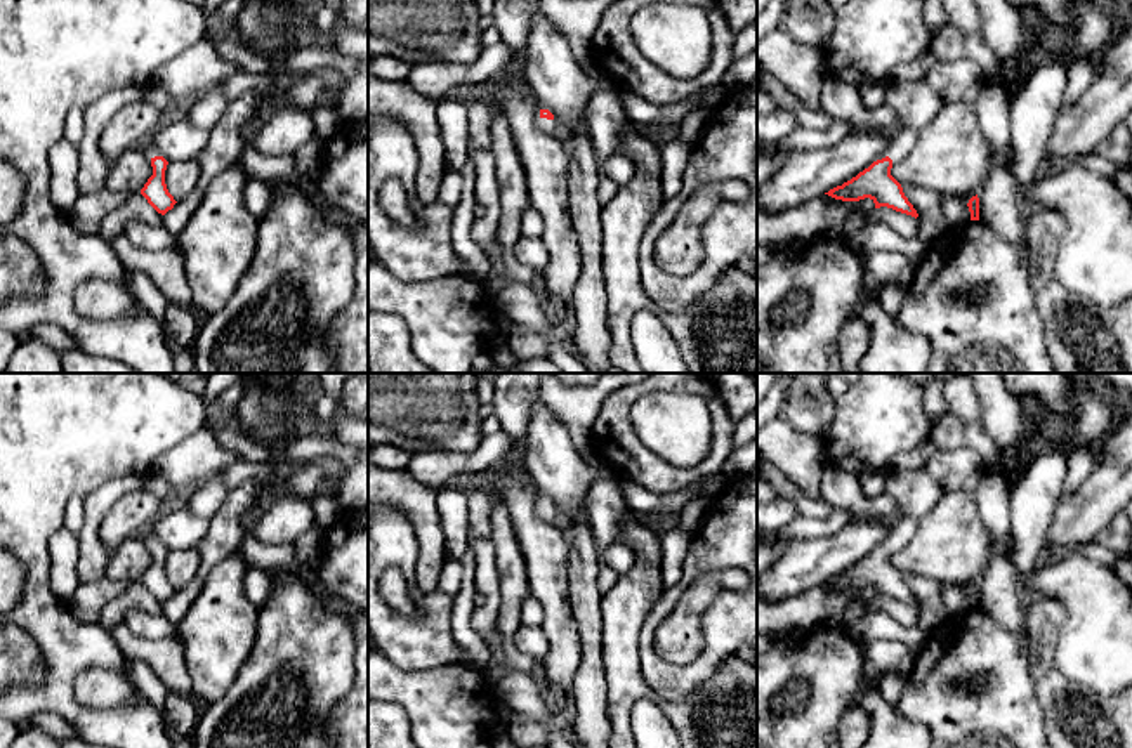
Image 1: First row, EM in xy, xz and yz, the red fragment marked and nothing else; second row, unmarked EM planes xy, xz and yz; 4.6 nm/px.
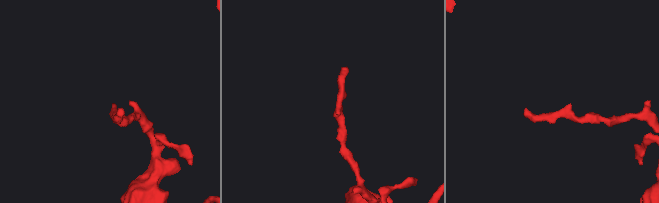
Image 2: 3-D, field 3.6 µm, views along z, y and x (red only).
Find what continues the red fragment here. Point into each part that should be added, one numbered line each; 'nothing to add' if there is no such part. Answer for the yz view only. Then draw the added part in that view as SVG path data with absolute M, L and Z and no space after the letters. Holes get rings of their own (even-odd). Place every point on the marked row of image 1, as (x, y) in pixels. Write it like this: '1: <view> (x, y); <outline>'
1: yz (915, 103); M924 80L889 83L885 89L885 102L903 121L901 130L892 135L889 153L892 163L898 163L912 151L918 134L936 118L943 102Z

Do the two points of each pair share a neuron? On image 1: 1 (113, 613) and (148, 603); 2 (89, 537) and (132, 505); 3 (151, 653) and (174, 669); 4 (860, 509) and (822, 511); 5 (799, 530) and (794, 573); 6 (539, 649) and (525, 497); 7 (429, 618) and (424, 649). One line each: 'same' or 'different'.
1: same
2: different
3: same
4: different
5: different
6: different
7: same

